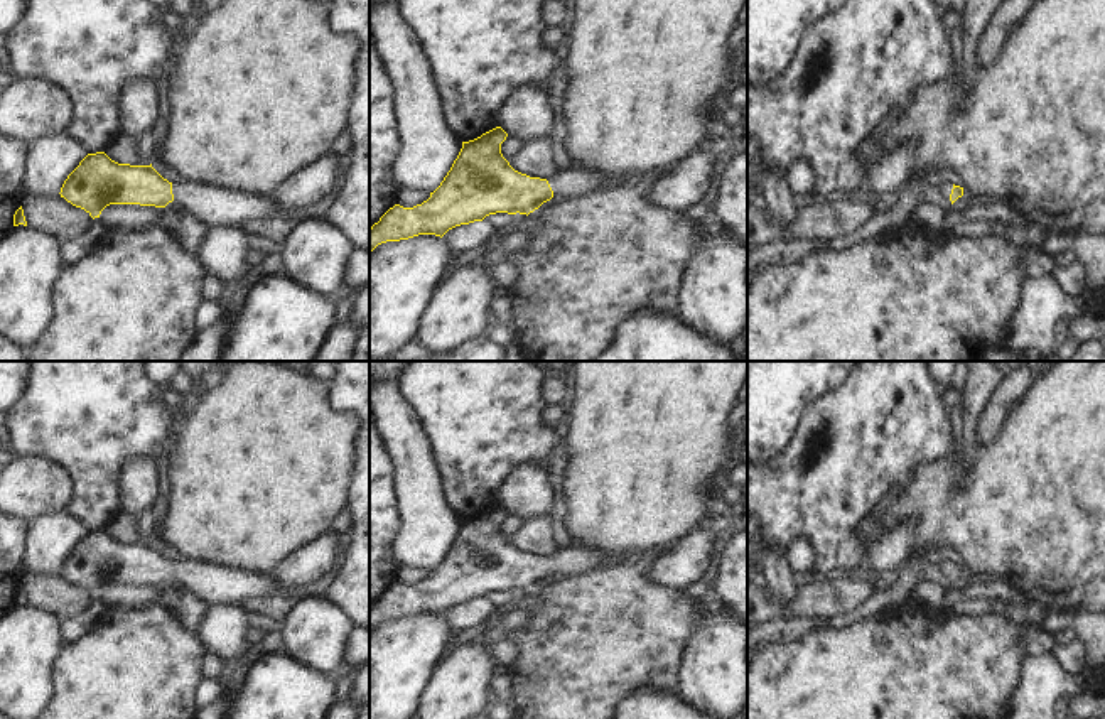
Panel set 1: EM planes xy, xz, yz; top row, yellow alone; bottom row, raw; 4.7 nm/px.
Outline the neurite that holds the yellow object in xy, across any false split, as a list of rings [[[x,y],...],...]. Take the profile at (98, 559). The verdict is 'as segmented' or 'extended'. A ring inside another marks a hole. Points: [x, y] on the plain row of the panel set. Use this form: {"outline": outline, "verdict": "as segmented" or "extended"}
{"outline": [[[105,530],[88,532],[67,554],[59,572],[93,597],[110,582],[165,586],[172,579],[208,604],[285,606],[305,596],[278,589],[270,572],[253,574],[184,557],[172,562],[152,542],[118,542]]], "verdict": "extended"}

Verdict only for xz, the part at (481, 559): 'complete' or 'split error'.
split error

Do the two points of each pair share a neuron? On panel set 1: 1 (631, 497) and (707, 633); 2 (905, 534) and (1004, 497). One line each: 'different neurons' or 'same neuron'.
1: different neurons
2: different neurons

